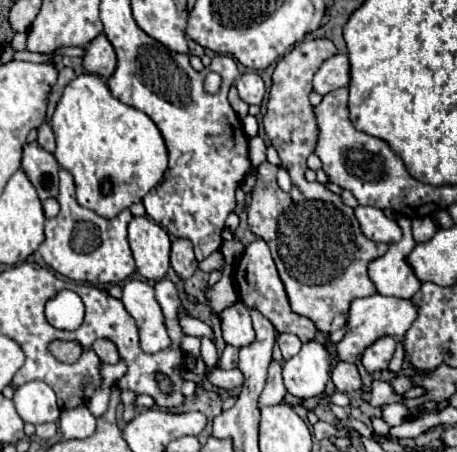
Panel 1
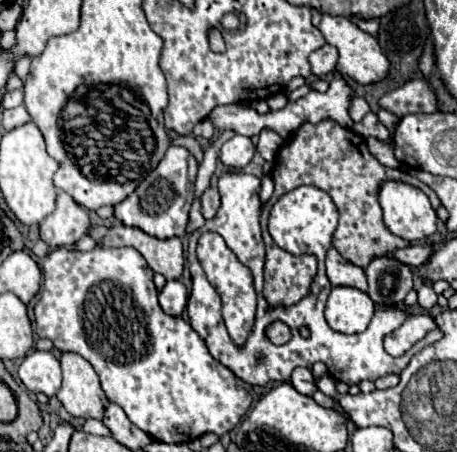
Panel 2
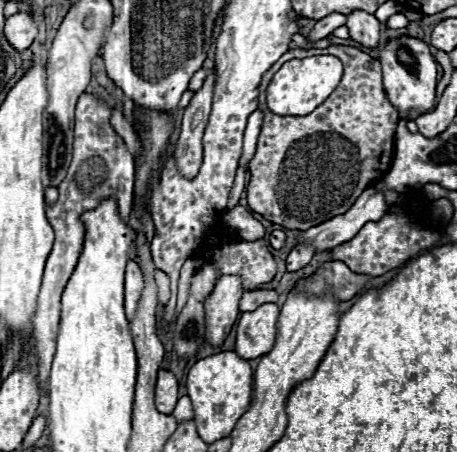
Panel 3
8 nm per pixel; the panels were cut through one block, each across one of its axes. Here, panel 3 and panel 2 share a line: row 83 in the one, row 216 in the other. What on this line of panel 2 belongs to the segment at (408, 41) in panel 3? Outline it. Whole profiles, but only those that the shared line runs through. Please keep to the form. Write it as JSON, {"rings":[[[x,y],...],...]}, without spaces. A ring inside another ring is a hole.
{"rings":[[[386,180],[378,188],[378,202],[380,202],[382,212],[384,212],[384,222],[392,234],[396,234],[408,242],[420,242],[436,232],[438,216],[436,216],[434,208],[430,206],[428,196],[420,188],[414,188],[406,182]]]}

